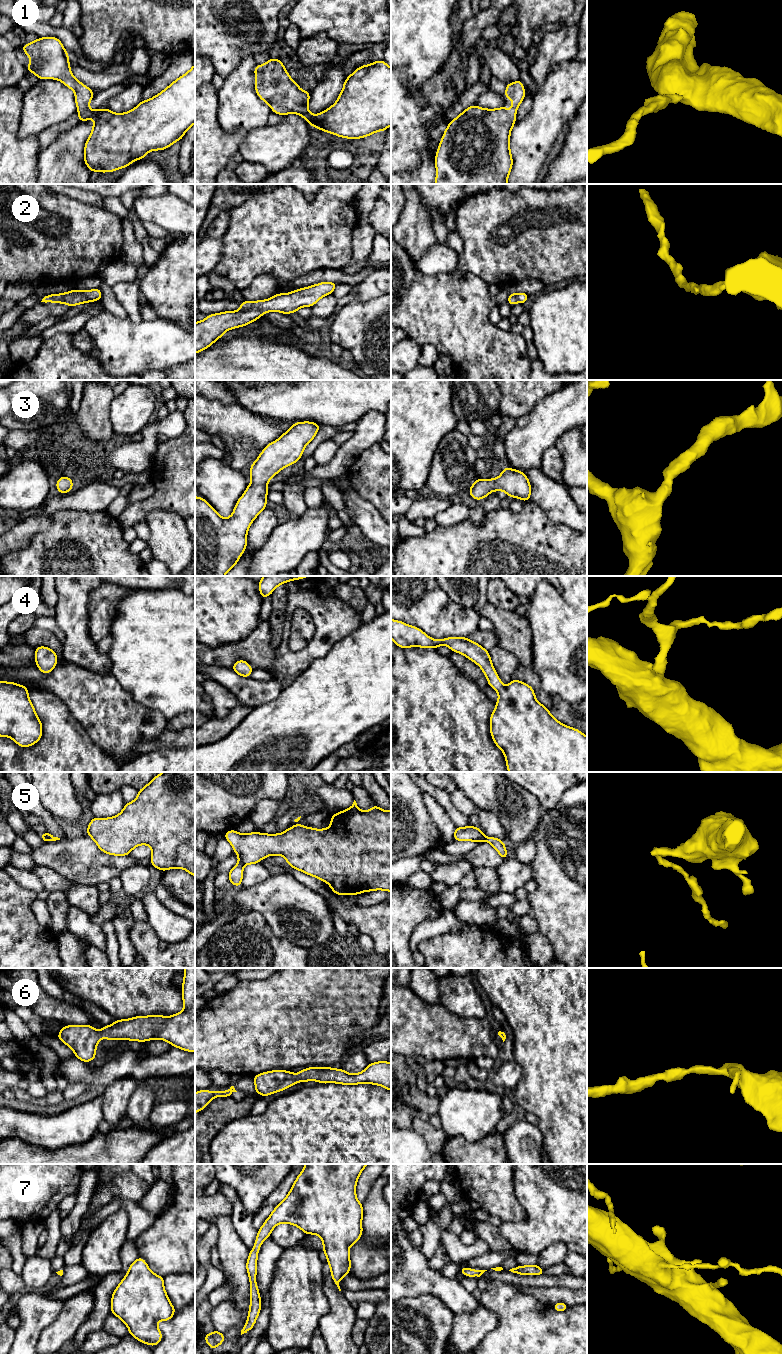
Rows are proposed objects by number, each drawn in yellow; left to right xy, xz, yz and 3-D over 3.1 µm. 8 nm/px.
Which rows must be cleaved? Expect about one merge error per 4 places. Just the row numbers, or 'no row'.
5

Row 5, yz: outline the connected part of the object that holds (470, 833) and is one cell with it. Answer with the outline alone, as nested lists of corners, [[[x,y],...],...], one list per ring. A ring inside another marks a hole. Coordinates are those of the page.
[[[474,826],[456,827],[453,839],[456,841],[474,841],[481,843],[483,841],[483,833],[480,828]]]

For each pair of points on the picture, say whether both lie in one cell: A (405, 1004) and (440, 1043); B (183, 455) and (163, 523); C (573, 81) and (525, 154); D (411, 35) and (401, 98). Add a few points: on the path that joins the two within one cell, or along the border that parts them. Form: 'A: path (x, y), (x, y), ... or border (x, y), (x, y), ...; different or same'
A: path (411, 1014), (430, 1033); same
B: border (184, 519), (173, 512), (151, 510), (144, 520); different
C: path (558, 99), (533, 136); same
D: border (401, 65), (406, 70), (407, 89), (410, 92); different

